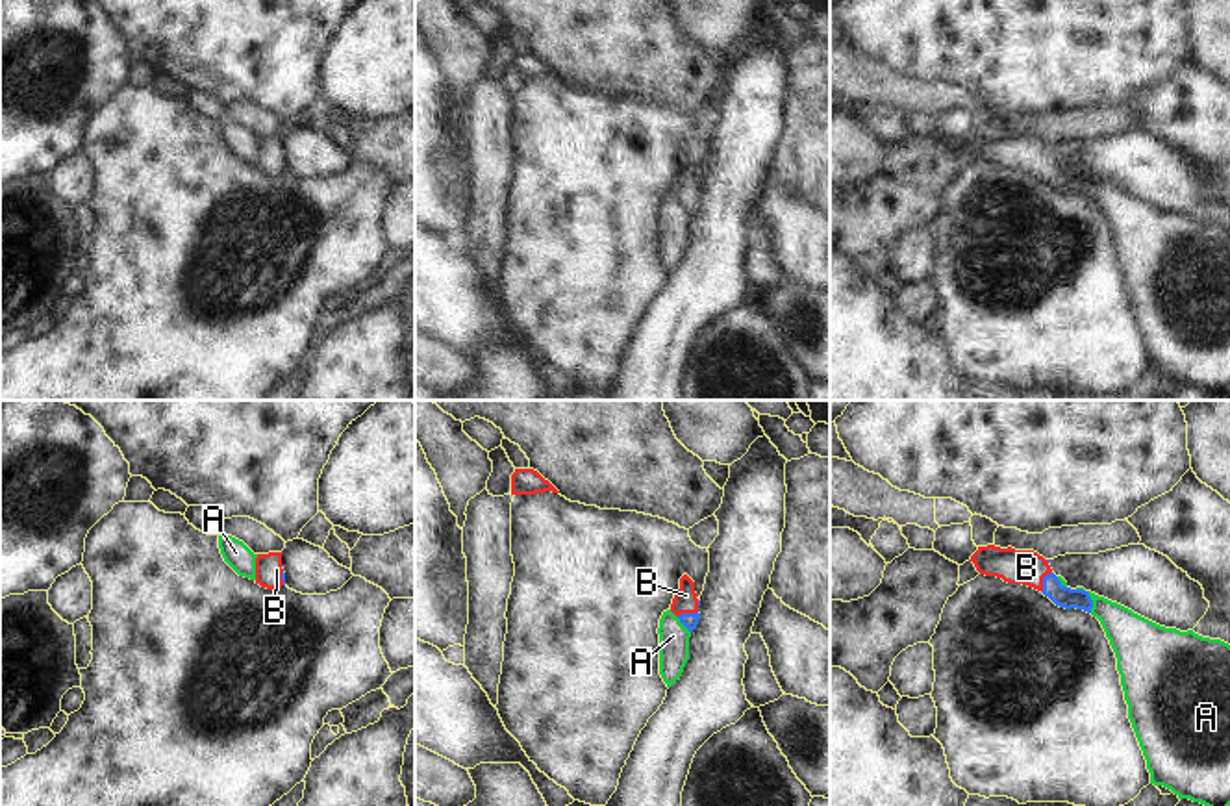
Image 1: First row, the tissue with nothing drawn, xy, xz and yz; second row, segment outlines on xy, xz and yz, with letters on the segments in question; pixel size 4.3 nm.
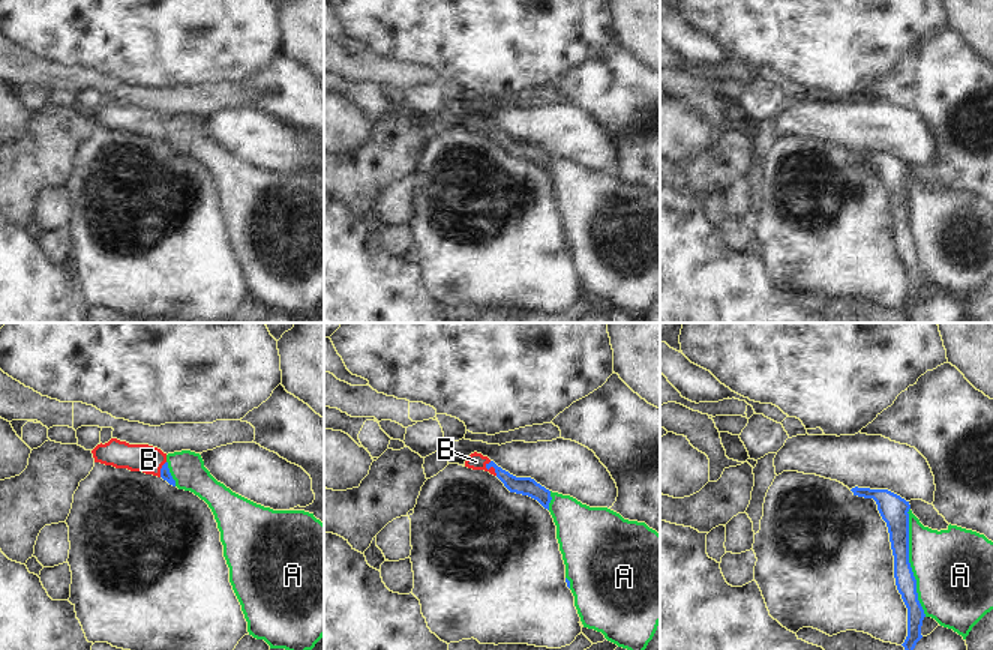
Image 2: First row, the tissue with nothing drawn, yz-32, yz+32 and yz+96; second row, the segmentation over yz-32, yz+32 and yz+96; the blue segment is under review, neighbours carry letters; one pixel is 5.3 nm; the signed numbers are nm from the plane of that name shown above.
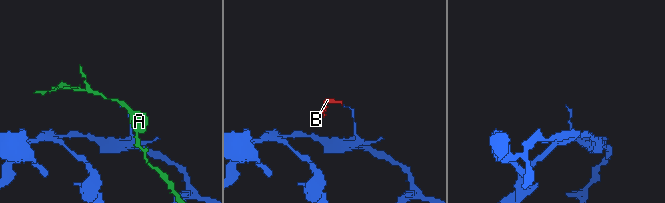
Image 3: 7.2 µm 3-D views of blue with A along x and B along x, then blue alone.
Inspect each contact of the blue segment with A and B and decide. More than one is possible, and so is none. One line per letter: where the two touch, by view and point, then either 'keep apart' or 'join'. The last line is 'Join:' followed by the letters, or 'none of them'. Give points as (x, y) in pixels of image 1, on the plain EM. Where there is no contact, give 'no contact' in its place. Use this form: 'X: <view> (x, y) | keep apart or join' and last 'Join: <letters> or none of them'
A: yz (1090, 182) | keep apart
B: yz (1043, 167) | join
Join: B

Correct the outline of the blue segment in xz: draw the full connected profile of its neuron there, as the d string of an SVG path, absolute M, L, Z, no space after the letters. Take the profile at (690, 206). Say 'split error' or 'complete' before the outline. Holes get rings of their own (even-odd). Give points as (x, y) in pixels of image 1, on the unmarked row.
split error; M684 159L680 163L680 174L672 183L671 196L680 204L680 208L693 217L698 209L700 198L698 198L700 185L695 178L695 167Z

